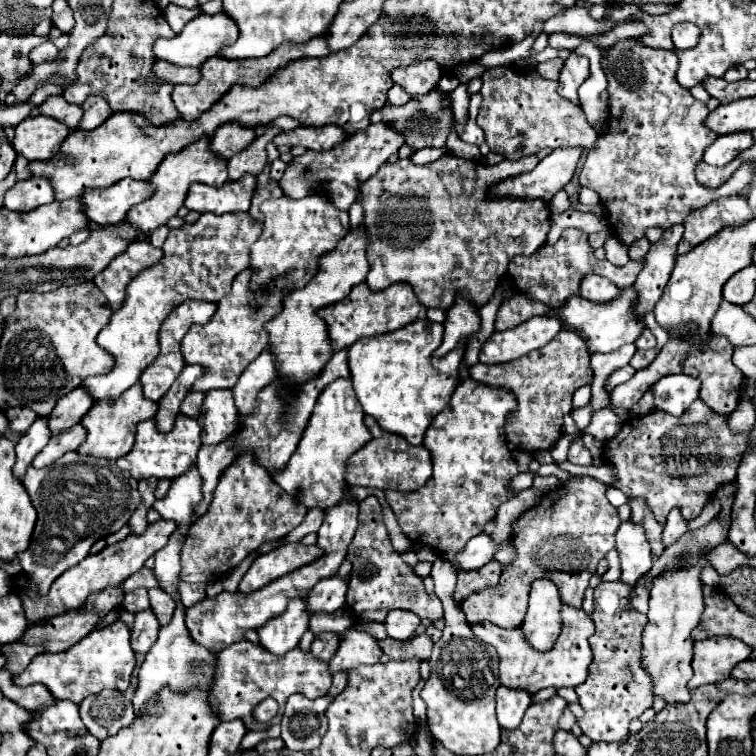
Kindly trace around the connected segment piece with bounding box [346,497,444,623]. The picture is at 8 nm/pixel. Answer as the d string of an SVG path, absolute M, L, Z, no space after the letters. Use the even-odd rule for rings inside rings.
M366 497L360 503L358 531L352 539L352 579L346 593L346 605L358 621L384 621L392 609L406 609L424 619L442 619L442 603L436 595L426 593L422 579L414 573L410 565L400 559L400 553L392 547L388 531L382 521L382 507L376 497ZM402 597L402 601L400 601Z

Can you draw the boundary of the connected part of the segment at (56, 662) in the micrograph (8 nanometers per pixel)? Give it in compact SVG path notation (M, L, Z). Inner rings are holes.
M114 621L104 629L92 631L80 643L60 653L42 653L32 659L32 663L14 677L20 687L42 683L56 699L68 699L72 703L82 703L88 695L98 695L104 689L126 691L130 687L130 677L136 667L136 655L130 647L130 627L124 621Z

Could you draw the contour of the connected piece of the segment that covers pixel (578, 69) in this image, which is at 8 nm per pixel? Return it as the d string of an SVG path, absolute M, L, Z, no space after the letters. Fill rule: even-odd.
M570 51L570 57L566 59L562 73L560 73L560 87L558 93L560 97L580 105L578 101L578 87L590 77L590 69L588 69L588 59L586 57L578 57L574 51Z

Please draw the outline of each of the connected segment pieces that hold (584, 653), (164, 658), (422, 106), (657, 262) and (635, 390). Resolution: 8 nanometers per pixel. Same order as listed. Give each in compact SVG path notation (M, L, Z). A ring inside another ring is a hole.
M562 607L562 633L558 635L556 647L548 653L532 651L524 643L524 637L520 635L520 629L516 631L506 631L502 627L496 627L492 623L476 623L472 625L472 631L478 639L482 639L488 645L494 645L500 657L500 681L506 687L520 687L526 691L540 691L544 687L576 687L580 681L586 679L588 675L588 665L592 661L592 651L588 645L588 637L594 633L594 623L586 615L584 609L576 607Z
M184 605L176 607L176 615L172 617L172 623L160 629L160 635L156 639L156 643L150 647L150 651L146 653L146 661L140 667L140 675L138 675L138 691L132 699L134 711L138 713L140 707L144 703L148 703L152 697L156 697L156 693L164 687L170 685L172 691L188 691L188 687L192 685L200 685L200 687L210 687L214 683L214 653L210 653L208 649L196 645L186 627L184 627Z
M432 91L432 95L418 95L416 99L410 99L408 105L402 107L392 107L392 105L384 105L380 111L374 111L370 115L370 123L378 123L378 121L392 121L396 123L396 127L400 127L404 131L404 135L408 135L406 143L422 149L422 147L442 147L446 143L448 137L448 125L454 119L452 111L440 111L440 99L444 95L440 91Z
M674 225L670 229L664 229L662 239L650 245L650 251L646 255L646 267L638 275L634 287L638 291L638 301L634 305L634 313L642 317L648 313L658 299L662 297L662 291L670 279L670 273L676 263L676 245L684 233L682 225Z
M696 323L674 327L672 331L668 331L668 335L670 335L670 341L662 347L660 355L648 367L636 371L636 375L630 381L614 387L614 391L610 393L612 405L630 409L634 403L642 399L644 391L648 391L658 379L666 375L674 375L674 373L684 373L702 381L700 399L712 411L720 415L730 415L740 401L740 387L744 381L744 375L740 375L740 369L736 369L736 365L732 363L732 353L734 353L732 343L728 343L728 339L724 339L722 335L714 335L712 331L708 333L708 339L700 339L696 331Z

